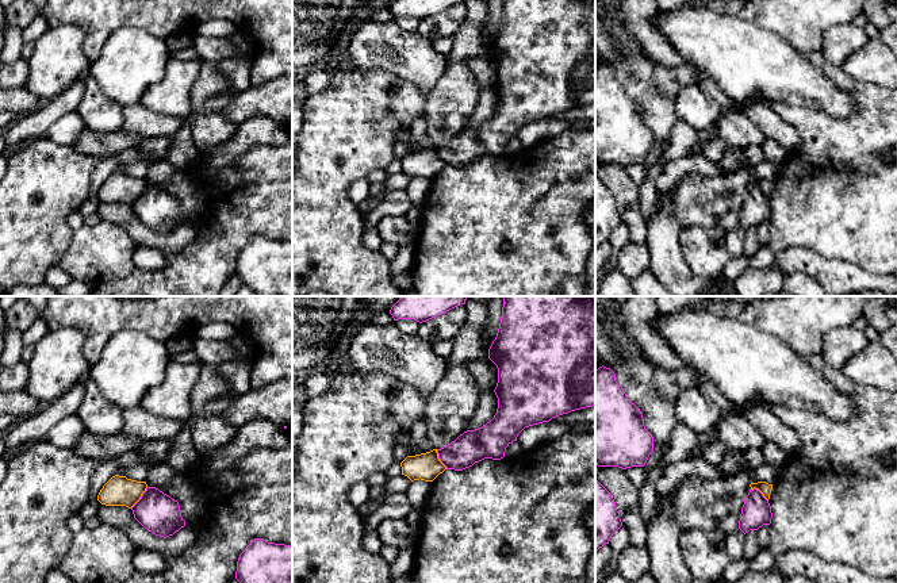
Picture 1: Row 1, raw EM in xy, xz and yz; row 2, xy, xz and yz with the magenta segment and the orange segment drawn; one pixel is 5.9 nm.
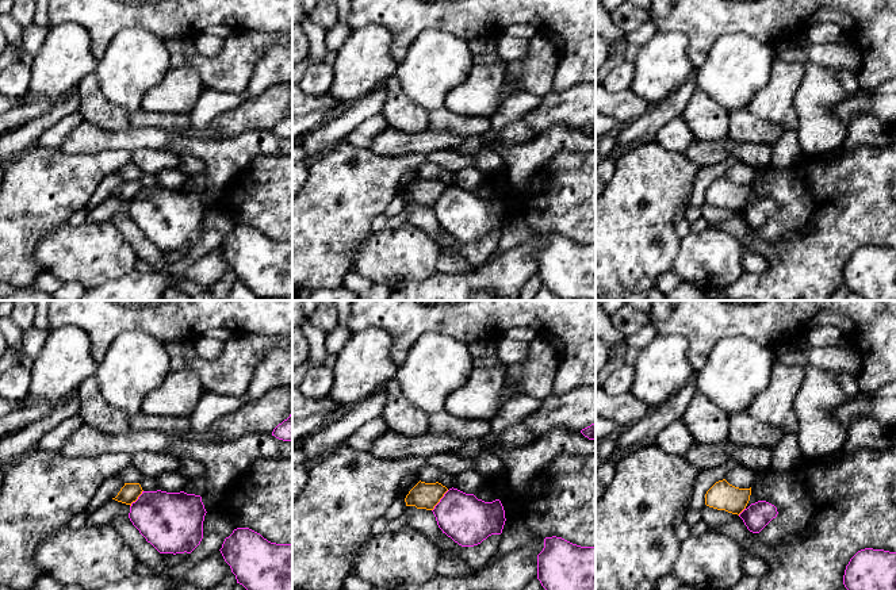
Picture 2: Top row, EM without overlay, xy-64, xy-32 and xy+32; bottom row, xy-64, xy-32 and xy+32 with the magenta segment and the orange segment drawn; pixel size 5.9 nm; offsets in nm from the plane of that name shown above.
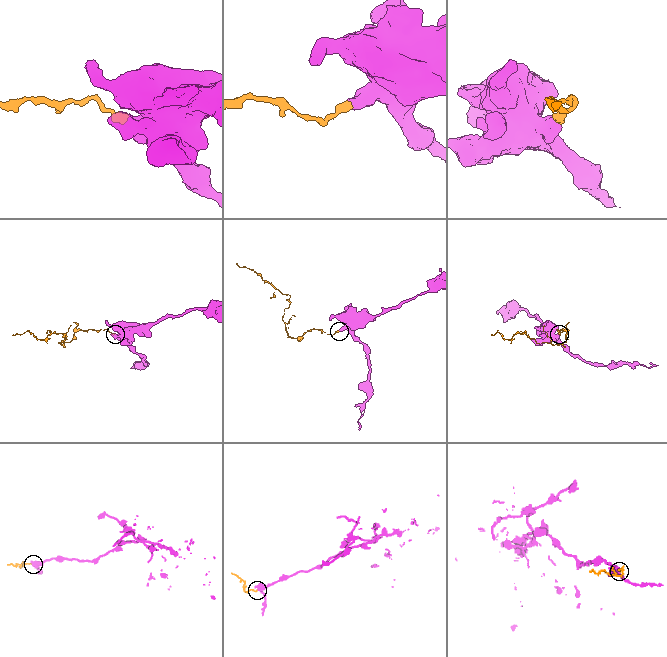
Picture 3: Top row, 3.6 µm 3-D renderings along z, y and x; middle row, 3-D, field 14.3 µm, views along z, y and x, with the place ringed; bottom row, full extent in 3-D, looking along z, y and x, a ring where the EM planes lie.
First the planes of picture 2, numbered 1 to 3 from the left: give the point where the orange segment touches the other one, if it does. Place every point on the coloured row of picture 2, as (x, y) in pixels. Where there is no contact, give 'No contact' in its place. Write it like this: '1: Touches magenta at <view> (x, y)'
1: Touches magenta at xy-64 (138, 498)
2: Touches magenta at xy-32 (440, 501)
3: Touches magenta at xy+32 (742, 512)

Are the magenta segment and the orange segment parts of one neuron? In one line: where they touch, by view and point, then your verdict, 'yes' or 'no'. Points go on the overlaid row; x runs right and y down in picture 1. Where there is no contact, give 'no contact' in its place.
xy (141, 498) | no

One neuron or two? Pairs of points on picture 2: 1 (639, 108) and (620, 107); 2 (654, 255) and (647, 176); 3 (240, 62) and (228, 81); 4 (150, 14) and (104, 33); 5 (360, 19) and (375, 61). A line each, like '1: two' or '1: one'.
1: one
2: one
3: one
4: one
5: two

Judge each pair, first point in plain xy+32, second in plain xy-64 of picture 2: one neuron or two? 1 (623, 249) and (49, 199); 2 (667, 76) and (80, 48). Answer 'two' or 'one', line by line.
1: one
2: one

